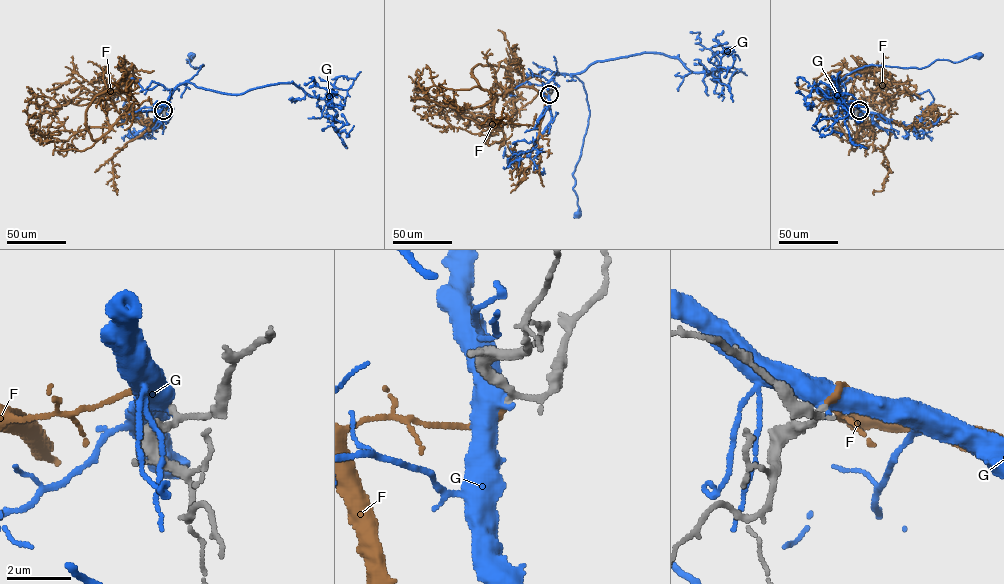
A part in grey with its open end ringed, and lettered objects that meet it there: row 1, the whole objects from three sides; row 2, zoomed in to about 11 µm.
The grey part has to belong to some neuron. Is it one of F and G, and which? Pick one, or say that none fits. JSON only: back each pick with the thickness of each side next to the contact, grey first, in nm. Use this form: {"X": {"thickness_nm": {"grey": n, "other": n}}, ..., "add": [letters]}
{"F": {"thickness_nm": {"grey": 140, "other": 170}}, "add": ["F"]}

